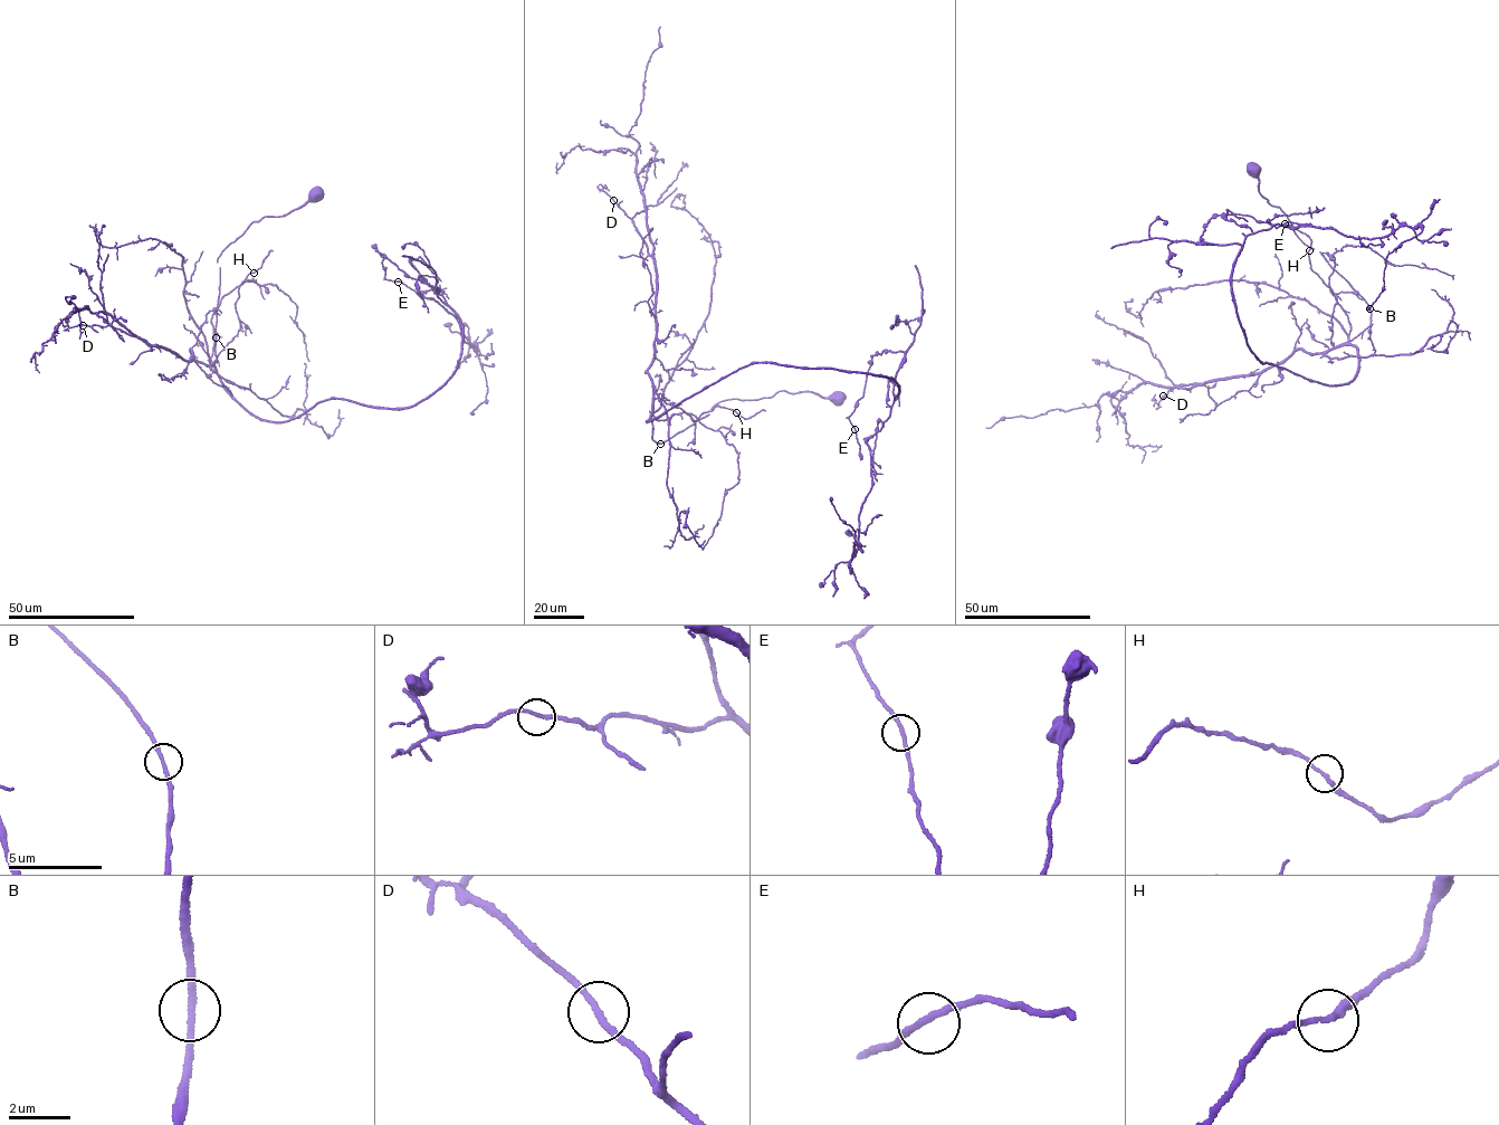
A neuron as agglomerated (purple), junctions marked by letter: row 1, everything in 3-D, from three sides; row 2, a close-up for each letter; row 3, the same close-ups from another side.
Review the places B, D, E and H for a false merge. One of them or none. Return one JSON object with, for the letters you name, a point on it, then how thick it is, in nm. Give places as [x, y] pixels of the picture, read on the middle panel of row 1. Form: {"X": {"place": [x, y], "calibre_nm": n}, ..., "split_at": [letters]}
{"split_at": []}

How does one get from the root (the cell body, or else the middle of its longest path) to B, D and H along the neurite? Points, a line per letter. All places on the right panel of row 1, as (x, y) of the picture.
B: (1253, 169), (1261, 194), (1281, 209), (1299, 239), (1319, 251), (1369, 308)
D: (1253, 169), (1261, 194), (1365, 301), (1371, 324), (1324, 352), (1299, 349), (1258, 372), (1174, 385), (1163, 396)
H: (1253, 169), (1261, 194), (1369, 306), (1369, 326), (1335, 346), (1336, 297), (1311, 269), (1309, 250)

